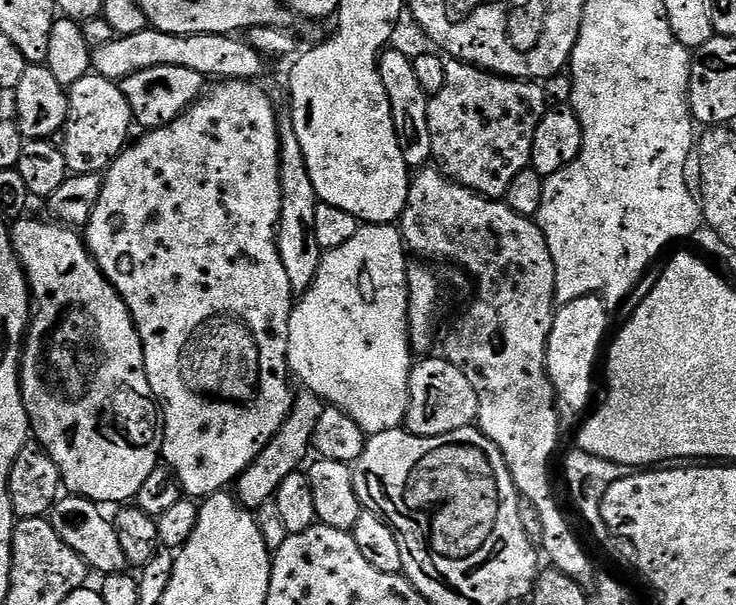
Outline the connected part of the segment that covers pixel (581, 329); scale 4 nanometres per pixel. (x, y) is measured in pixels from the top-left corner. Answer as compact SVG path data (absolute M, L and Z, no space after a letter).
M583 296L555 309L546 346L546 366L552 389L556 392L559 407L565 417L589 411L588 403L592 400L592 375L596 372L596 359L599 356L601 359L600 343L603 342L604 331L608 328L607 311L609 312L609 309L598 296Z

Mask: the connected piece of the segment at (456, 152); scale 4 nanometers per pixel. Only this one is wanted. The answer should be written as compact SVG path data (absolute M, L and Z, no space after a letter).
M449 59L442 90L428 101L428 129L435 167L454 184L500 200L518 170L532 162L534 130L549 108L543 87L531 80L514 80L485 72L473 64Z

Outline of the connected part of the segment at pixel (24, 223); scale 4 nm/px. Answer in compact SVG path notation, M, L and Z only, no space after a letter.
M48 218L45 220L28 219L17 219L11 225L10 231L16 256L24 268L28 286L32 289L32 318L20 357L20 393L22 402L26 406L31 435L34 437L35 443L41 444L50 454L50 458L54 458L60 471L63 487L71 495L85 496L86 499L97 502L105 502L104 500L135 501L138 490L142 490L142 482L146 482L146 478L150 478L150 474L161 463L164 446L164 425L160 415L160 405L156 402L154 390L150 390L150 382L144 365L144 347L140 341L136 323L132 320L130 310L118 294L118 290L104 277L102 270L96 264L96 259L88 250L85 237L81 233L79 236L76 233L79 231L75 227L53 222Z

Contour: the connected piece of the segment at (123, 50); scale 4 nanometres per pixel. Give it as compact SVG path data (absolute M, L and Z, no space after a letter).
M150 26L141 33L117 37L106 46L96 48L90 62L97 75L119 82L130 73L162 65L186 66L210 78L258 80L266 60L263 53L254 50L247 41L231 35L172 35Z

